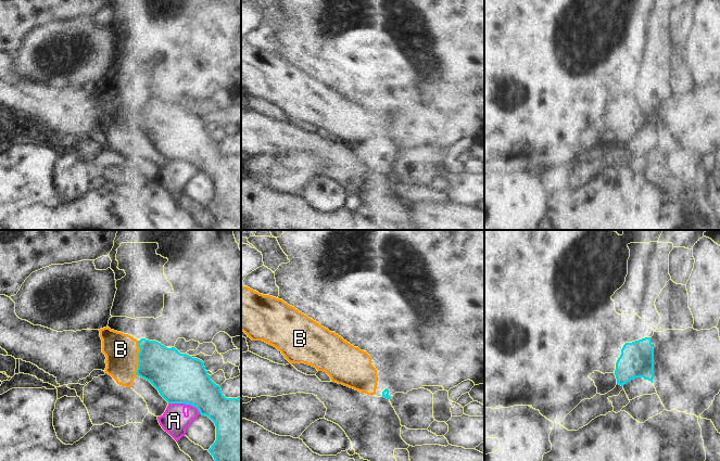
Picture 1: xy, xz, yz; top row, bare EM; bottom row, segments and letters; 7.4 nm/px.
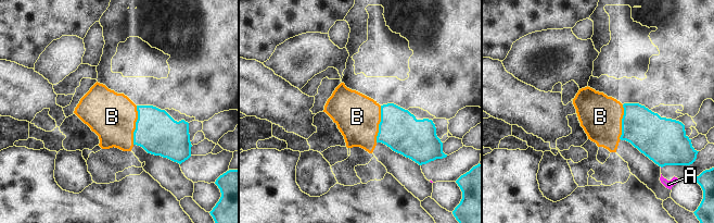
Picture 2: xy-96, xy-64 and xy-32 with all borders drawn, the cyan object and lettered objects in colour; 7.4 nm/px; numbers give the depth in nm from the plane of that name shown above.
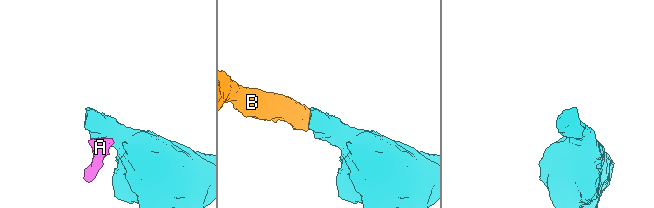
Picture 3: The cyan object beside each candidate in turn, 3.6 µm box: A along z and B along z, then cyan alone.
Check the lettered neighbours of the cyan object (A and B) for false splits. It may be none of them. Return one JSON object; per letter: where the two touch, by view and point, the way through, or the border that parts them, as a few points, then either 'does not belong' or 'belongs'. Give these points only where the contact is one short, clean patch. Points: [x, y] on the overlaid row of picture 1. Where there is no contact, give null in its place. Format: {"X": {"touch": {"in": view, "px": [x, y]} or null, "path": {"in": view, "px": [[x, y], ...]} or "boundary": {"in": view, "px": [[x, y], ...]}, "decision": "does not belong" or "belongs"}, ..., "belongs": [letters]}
{"A": {"touch": {"in": "xy", "px": [185, 404]}, "decision": "does not belong"}, "B": {"touch": {"in": "xy", "px": [138, 358]}, "path": {"in": "xy", "px": [[166, 369], [149, 359], [138, 358], [128, 357], [121, 349]]}, "decision": "belongs"}, "belongs": ["B"]}

